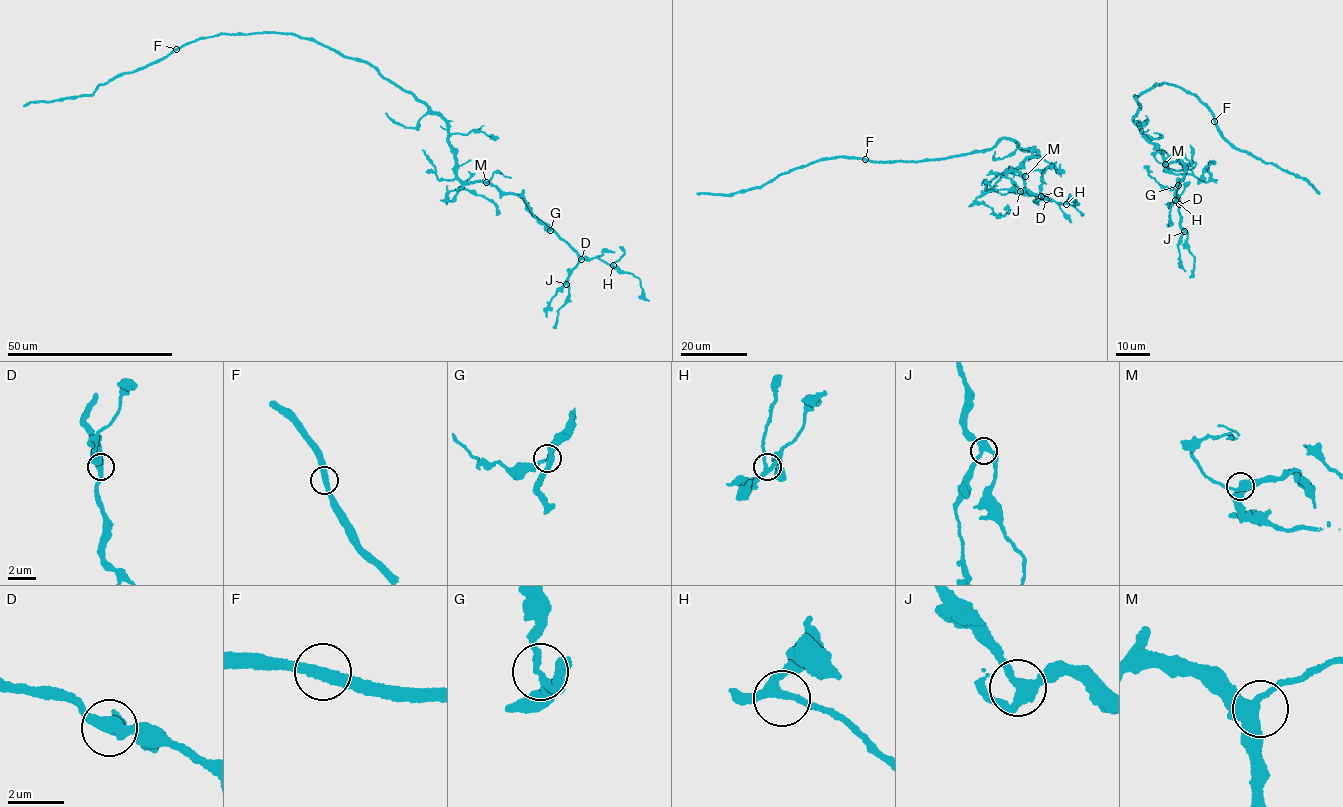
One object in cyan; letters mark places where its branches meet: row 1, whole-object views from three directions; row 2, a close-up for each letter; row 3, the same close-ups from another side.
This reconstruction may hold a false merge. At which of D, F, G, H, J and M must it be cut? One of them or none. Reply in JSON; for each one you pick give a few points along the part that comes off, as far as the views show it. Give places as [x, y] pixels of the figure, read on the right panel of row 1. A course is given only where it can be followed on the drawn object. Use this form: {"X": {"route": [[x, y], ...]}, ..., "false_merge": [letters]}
{"false_merge": []}

